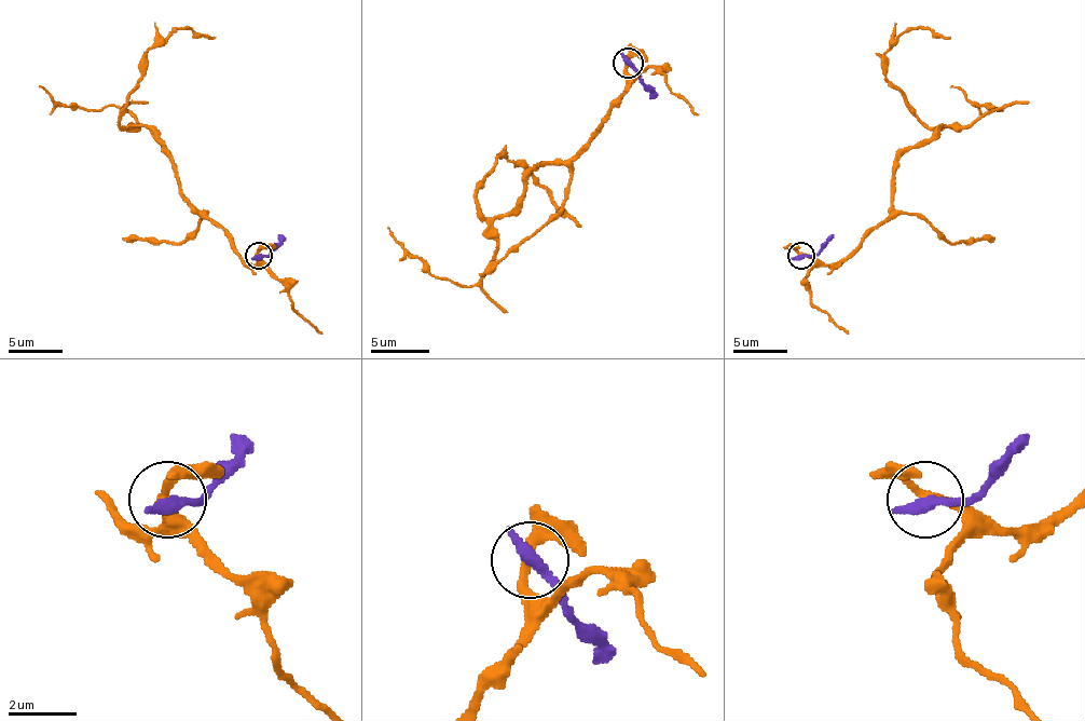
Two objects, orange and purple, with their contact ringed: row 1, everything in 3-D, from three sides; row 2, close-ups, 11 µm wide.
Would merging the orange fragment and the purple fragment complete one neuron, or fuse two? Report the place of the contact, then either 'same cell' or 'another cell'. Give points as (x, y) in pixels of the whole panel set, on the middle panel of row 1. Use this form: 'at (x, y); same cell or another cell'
at (628, 63); another cell

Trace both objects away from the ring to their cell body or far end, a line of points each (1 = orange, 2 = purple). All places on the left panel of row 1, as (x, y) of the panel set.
1: (258, 256), (247, 263), (184, 196), (147, 126), (120, 126), (145, 54), (177, 29), (215, 38)
2: (258, 256), (269, 256), (282, 234)

